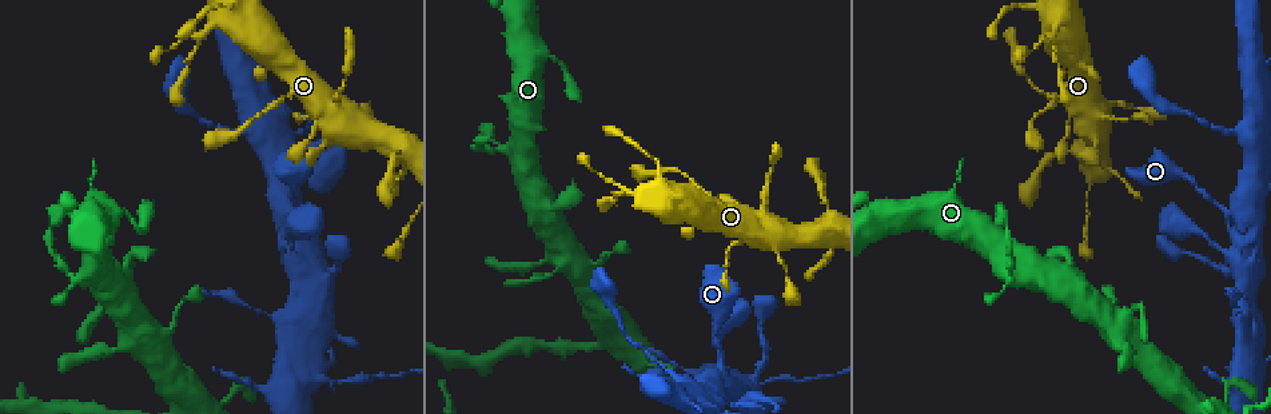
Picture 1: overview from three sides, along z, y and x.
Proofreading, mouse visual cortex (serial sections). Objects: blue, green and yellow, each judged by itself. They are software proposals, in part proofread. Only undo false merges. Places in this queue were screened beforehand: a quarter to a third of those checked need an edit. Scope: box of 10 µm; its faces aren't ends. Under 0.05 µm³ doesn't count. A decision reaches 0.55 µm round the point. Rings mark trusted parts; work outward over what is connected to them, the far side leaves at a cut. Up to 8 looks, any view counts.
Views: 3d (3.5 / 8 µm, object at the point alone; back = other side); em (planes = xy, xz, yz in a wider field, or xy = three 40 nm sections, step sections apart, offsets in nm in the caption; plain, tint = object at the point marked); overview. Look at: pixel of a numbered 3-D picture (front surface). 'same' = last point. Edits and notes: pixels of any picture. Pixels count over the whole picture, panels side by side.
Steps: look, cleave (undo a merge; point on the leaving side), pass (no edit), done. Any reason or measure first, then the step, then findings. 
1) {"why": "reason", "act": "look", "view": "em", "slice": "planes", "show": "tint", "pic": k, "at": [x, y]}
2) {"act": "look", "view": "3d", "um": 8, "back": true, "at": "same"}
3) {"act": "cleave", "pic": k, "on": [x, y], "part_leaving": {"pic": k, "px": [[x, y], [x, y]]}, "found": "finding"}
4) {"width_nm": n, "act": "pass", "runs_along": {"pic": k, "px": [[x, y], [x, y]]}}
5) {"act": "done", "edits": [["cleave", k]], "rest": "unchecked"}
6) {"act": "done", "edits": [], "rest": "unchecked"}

{"why": "abrupt turn", "act": "look", "view": "3d", "um": 8, "pic": 1, "at": [1235, 250]}

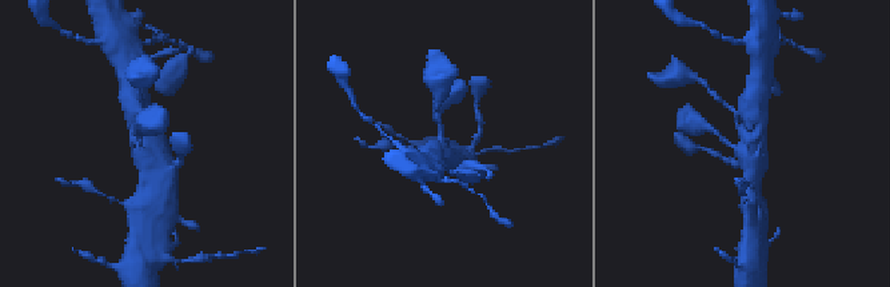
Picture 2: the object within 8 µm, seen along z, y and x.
{"act": "look", "view": "3d", "um": 3.5, "at": "same"}

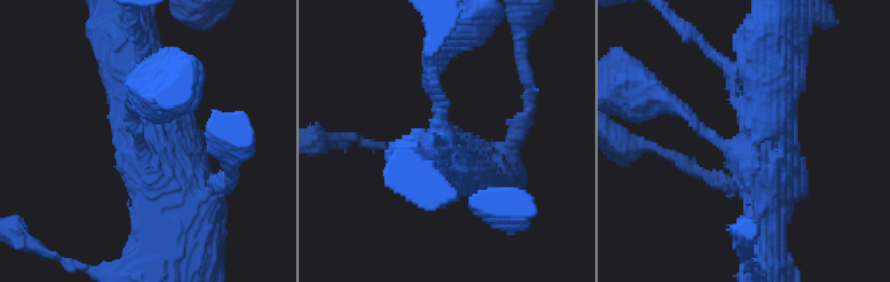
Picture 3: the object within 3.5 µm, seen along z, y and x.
{"arm_widths_nm": [150, 500], "why": "now the EM", "act": "look", "view": "em", "slice": "xy", "step": 2, "show": "tint", "pic": 3, "at": [746, 145]}

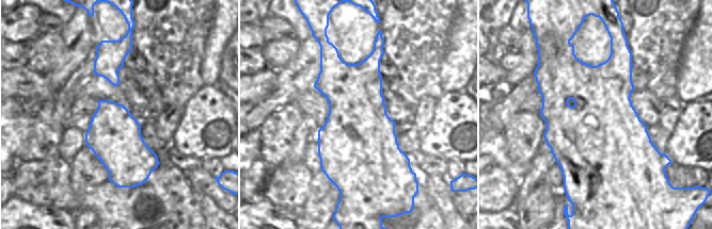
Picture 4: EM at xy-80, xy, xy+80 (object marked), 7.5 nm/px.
{"act": "pass", "runs_along": {"pic": 3, "px": [[443, 169], [459, 158], [435, 66]]}, "found": "one cell here"}

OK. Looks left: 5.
{"why": "thin neck", "act": "look", "view": "3d", "um": 3.5, "pic": 1, "at": [766, 381]}

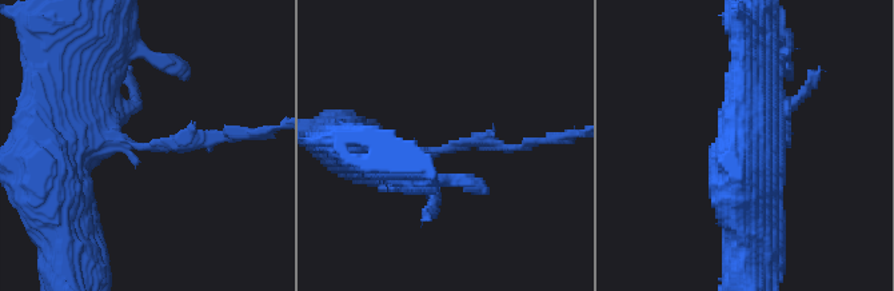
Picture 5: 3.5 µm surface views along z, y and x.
{"arm_widths_nm": [150, 500], "act": "look", "view": "em", "slice": "planes", "show": "tint", "pic": 5, "at": [437, 152]}

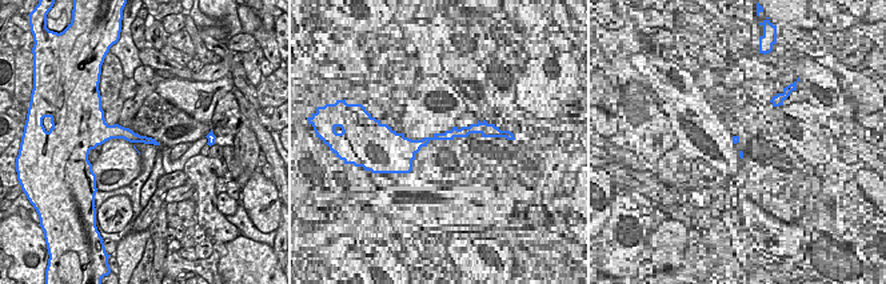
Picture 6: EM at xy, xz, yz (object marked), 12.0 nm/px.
{"act": "pass", "runs_along": {"pic": 5, "px": [[79, 102], [95, 139], [152, 147], [222, 134]]}, "found": "one cell here"}

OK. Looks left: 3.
{"why": "a narrow waist", "act": "look", "view": "3d", "um": 8, "pic": 1, "at": [554, 256]}

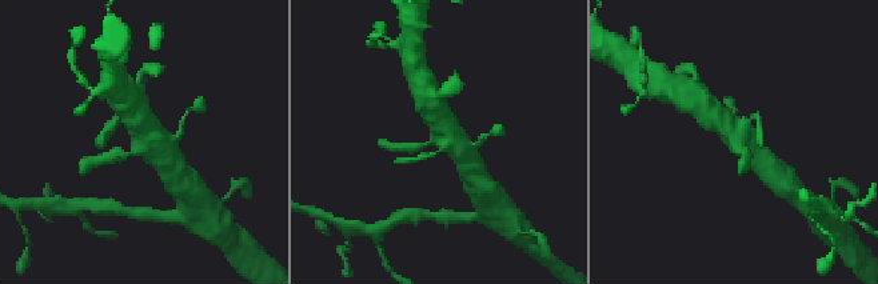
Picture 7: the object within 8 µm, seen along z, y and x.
{"act": "look", "view": "em", "slice": "planes", "show": "tint", "at": "same"}

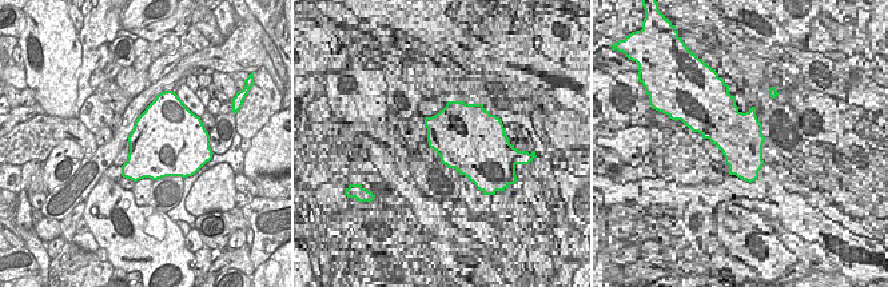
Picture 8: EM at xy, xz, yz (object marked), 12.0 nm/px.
{"act": "pass", "runs_along": {"pic": 7, "px": [[711, 115], [737, 132], [762, 160]]}, "found": "all the same cell"}

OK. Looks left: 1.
{"act": "done", "edits": [], "rest": "unchecked"}

